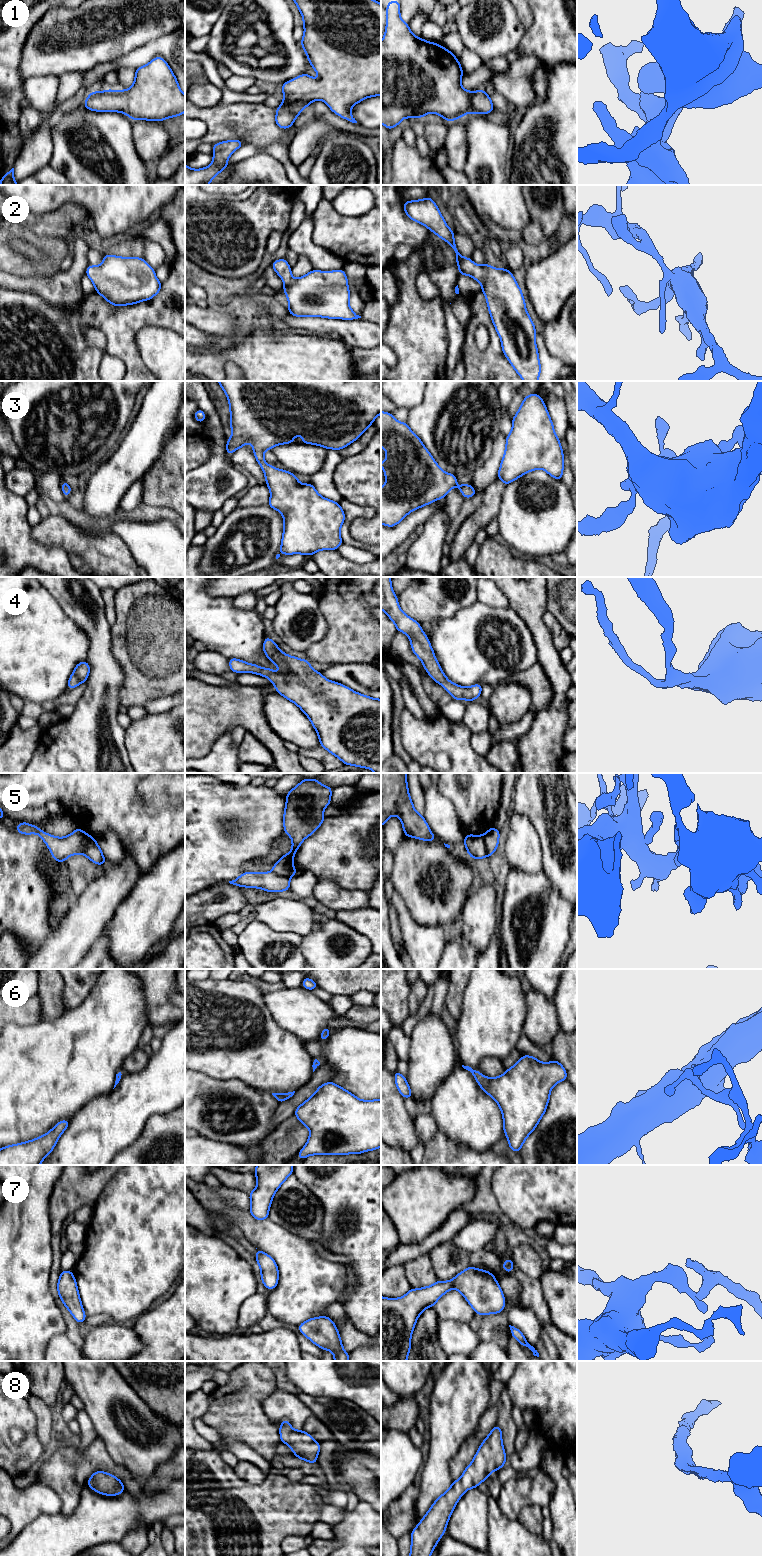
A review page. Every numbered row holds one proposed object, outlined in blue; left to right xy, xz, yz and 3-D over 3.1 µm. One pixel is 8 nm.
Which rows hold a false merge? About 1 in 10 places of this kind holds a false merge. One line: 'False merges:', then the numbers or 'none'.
False merges: none

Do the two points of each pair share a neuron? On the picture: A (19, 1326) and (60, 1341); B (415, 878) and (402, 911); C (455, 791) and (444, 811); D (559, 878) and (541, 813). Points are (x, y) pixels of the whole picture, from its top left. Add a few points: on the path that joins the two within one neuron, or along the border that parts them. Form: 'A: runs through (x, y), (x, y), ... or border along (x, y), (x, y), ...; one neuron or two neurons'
A: border along (64, 1333), (54, 1335), (48, 1341), (44, 1350); two neurons
B: border along (394, 890), (402, 898), (410, 915), (418, 923); two neurons
C: border along (436, 786), (453, 805), (459, 822); two neurons
D: runs through (558, 862), (557, 829); one neuron

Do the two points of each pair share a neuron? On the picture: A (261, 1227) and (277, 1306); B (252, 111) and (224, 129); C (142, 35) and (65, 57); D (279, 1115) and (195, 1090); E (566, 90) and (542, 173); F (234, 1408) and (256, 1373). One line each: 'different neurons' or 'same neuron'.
A: same neuron
B: same neuron
C: same neuron
D: different neurons
E: same neuron
F: same neuron

